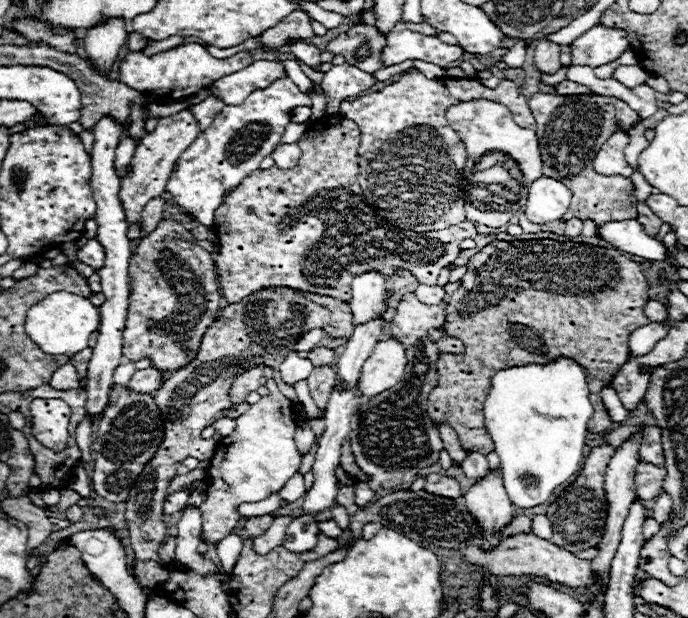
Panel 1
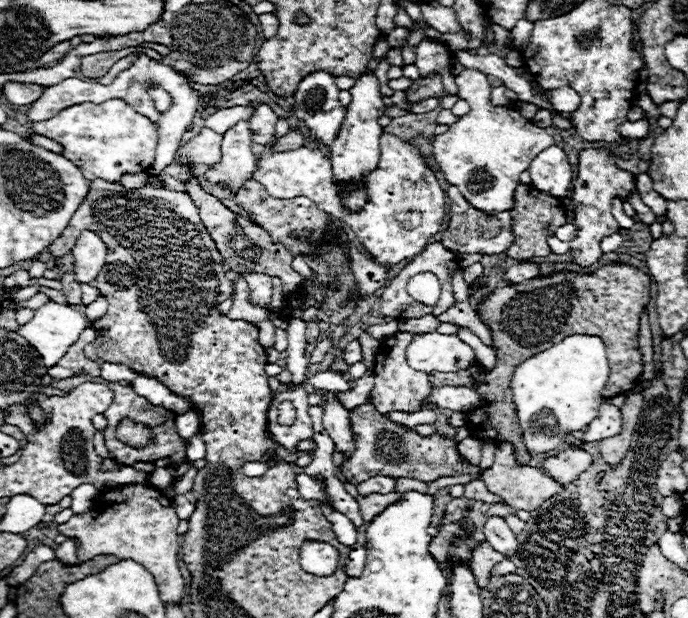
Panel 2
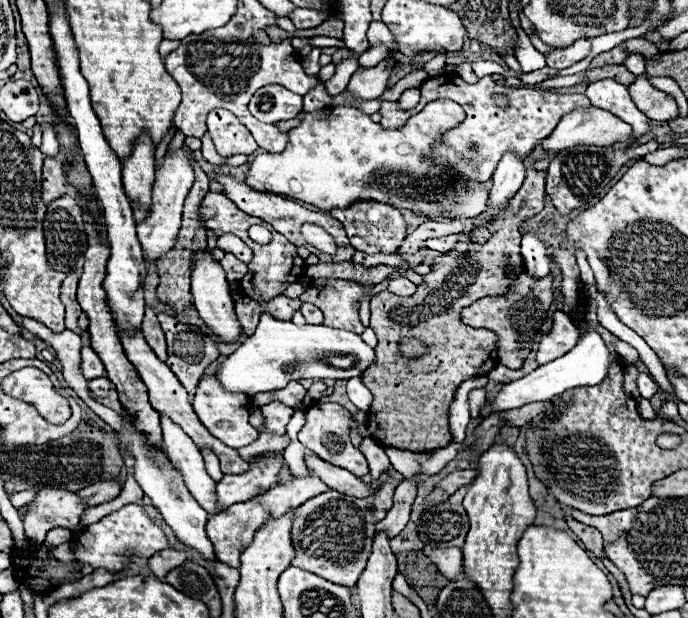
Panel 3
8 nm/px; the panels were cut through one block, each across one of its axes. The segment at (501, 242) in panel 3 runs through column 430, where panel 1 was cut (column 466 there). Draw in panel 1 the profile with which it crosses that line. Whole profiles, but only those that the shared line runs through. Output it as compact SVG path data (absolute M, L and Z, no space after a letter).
M494 240L486 244L466 264L466 274L460 280L460 288L450 296L446 306L446 324L442 330L432 328L430 340L440 340L440 332L454 336L464 342L462 354L440 354L438 358L438 386L428 398L428 414L440 424L448 422L460 438L462 448L488 454L494 450L490 434L484 426L484 402L490 392L492 376L502 368L522 364L550 364L560 356L578 360L586 368L586 380L590 380L590 402L594 404L594 418L590 418L590 432L606 432L612 424L598 392L608 386L614 374L630 358L628 336L634 328L648 322L644 306L648 302L648 282L642 274L640 264L628 260L614 248L590 246L580 242L558 242L558 240Z

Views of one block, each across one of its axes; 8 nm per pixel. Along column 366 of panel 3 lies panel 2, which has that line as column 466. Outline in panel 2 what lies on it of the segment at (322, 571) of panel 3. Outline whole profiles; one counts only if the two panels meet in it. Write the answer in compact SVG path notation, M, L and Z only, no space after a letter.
M466 496L462 498L452 498L446 506L446 516L442 518L440 526L438 526L438 536L432 538L430 542L430 552L432 556L438 560L438 564L444 564L448 558L456 560L470 560L472 558L472 548L478 542L484 542L484 532L482 526L486 522L488 516L508 516L514 510L510 506L502 506L502 504L484 504L484 502L476 502L476 500L468 500Z

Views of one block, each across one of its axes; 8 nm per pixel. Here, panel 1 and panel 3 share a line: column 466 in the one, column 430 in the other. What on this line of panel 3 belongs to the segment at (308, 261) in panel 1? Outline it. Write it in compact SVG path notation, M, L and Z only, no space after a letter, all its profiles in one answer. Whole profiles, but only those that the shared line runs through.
M450 220L450 222L424 222L420 224L412 234L408 234L408 238L404 240L400 254L416 254L420 246L424 246L424 242L428 238L442 238L448 234L458 234L464 232L464 224L462 220Z

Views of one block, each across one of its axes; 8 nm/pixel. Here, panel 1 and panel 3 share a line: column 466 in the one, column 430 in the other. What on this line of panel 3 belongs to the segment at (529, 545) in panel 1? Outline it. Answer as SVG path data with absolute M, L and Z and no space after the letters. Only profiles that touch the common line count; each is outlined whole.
M424 548L424 554L440 570L442 576L454 580L462 574L462 550L460 548Z

